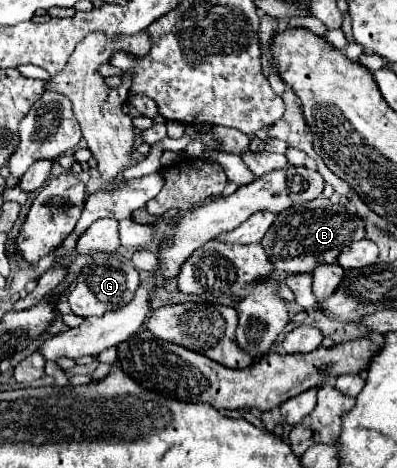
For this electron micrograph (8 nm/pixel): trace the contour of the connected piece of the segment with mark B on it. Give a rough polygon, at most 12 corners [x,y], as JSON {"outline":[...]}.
{"outline":[[326,197],[296,203],[262,239],[274,267],[312,273],[364,237]]}

